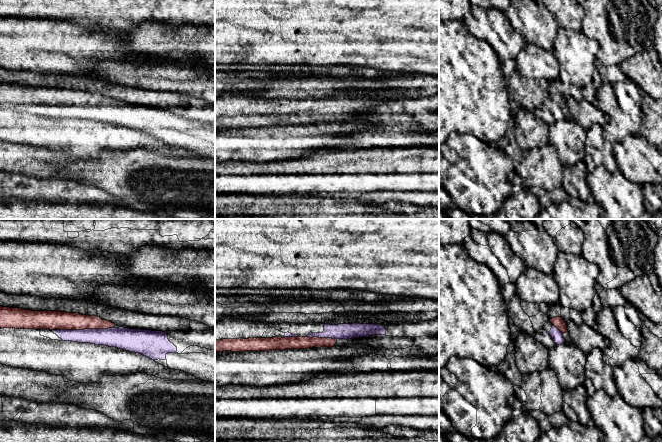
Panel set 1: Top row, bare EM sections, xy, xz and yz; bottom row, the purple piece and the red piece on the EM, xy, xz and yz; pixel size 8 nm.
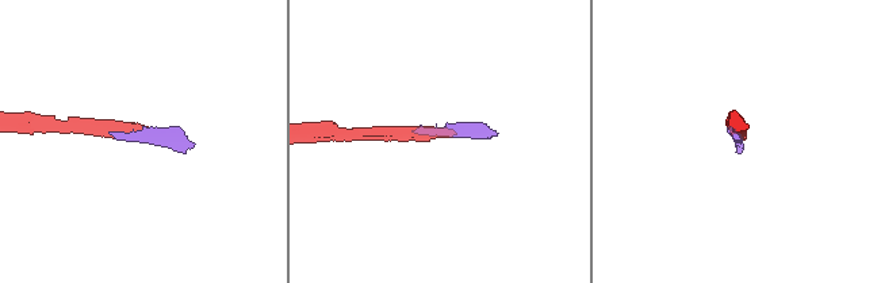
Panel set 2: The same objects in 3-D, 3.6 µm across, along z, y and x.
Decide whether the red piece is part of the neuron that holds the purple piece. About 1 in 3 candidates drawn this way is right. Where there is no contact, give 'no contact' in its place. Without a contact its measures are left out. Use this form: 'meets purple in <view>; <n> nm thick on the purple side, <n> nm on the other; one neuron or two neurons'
meets purple in xy; 160 nm thick on the purple side, 140 nm on the other; one neuron

